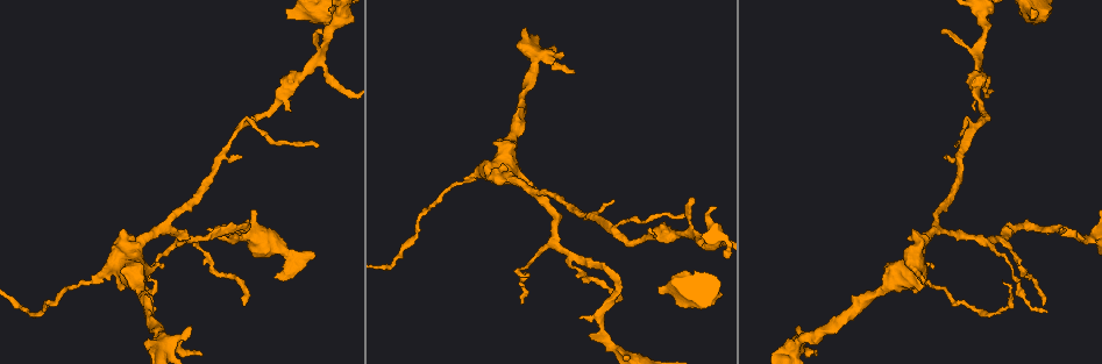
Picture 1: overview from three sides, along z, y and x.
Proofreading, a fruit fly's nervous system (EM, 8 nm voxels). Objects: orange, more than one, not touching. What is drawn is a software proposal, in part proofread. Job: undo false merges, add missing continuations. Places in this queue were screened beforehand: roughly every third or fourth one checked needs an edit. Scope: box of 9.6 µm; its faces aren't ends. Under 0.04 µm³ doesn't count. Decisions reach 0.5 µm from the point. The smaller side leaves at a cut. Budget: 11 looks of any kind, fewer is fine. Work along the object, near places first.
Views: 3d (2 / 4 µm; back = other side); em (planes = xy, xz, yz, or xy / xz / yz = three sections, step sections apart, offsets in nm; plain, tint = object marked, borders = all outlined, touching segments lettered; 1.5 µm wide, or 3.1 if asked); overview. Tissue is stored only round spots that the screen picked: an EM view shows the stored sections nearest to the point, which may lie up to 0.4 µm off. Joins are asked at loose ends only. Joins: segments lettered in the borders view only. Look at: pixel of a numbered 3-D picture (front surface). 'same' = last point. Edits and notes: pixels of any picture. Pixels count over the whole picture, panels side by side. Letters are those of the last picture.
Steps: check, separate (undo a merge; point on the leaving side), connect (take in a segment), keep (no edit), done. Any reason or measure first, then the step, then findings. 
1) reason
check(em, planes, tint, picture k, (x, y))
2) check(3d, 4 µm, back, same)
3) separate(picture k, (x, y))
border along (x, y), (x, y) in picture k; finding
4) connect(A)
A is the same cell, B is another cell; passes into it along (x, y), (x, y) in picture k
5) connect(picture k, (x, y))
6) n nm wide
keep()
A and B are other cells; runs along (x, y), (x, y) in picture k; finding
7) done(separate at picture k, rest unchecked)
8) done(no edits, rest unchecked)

thick turns thin
check(em, xz, step 8, tint, picture 1, (289, 93))

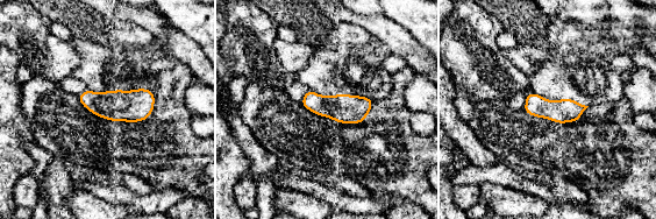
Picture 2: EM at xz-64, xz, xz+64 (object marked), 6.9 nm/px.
check(em, xz, step 8, borders, same)

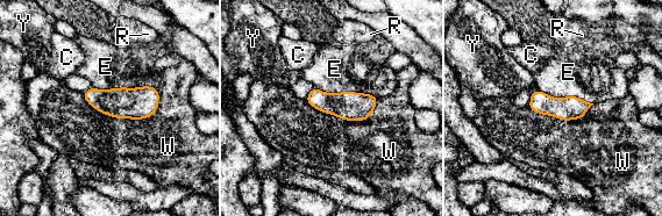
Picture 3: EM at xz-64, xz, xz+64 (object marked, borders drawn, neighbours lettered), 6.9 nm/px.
keep()
C, E, R, W and Y are other cells; border along (313, 86), (325, 92), (362, 93) in picture 3; all the same neuron

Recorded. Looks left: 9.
free end
check(3d, 4 µm, picture 1, (689, 199))

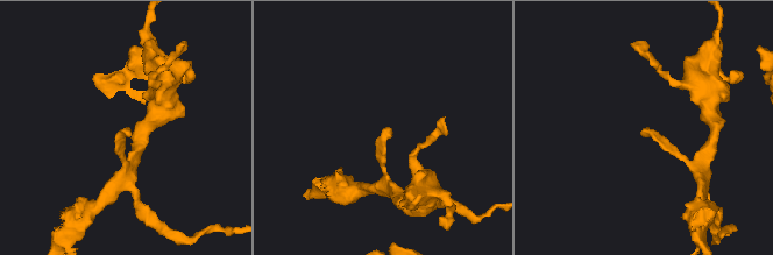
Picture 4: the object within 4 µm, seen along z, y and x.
need the tissue
check(em, xz, step 8, plain, picture 4, (643, 131))

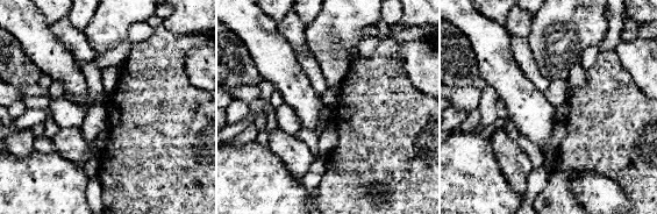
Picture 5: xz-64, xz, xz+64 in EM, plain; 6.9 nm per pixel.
what lies round it
check(em, xz, step 8, borders, same)

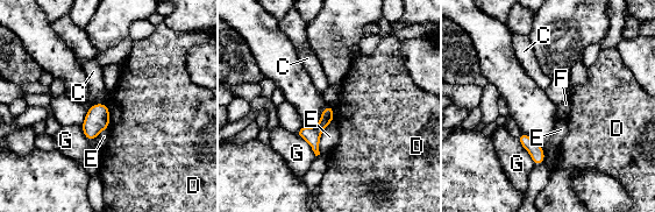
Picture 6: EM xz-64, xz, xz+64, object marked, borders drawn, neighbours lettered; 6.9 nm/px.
keep()
C, D, E, F and G are other cells; runs along (329, 108), (315, 132), (315, 148) in picture 6; none of them fits

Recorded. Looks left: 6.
thin end
check(em, planes, borders, picture 1, (520, 302))

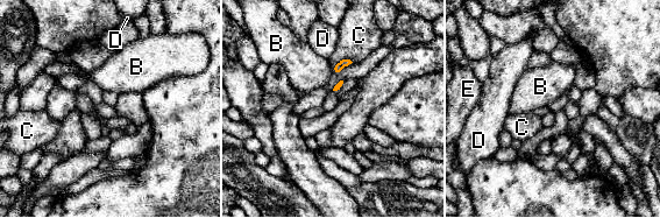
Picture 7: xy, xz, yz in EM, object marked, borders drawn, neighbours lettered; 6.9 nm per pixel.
keep()
B, C, D and E are other cells; border along (331, 69), (332, 72) in picture 7; no lettered segment goes on from it

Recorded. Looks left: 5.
done(no edits, rest unchecked)

